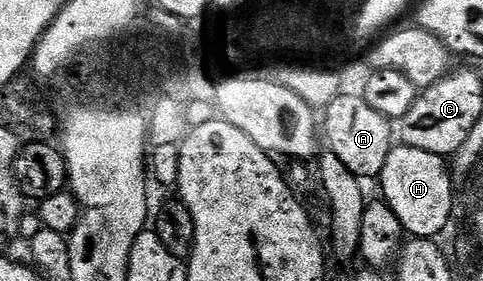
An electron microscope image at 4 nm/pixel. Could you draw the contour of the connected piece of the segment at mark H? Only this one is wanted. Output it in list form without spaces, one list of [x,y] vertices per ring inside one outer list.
[[[404,144],[389,150],[379,179],[382,199],[392,207],[404,231],[416,238],[433,238],[453,218],[452,171],[448,161],[437,153]]]

